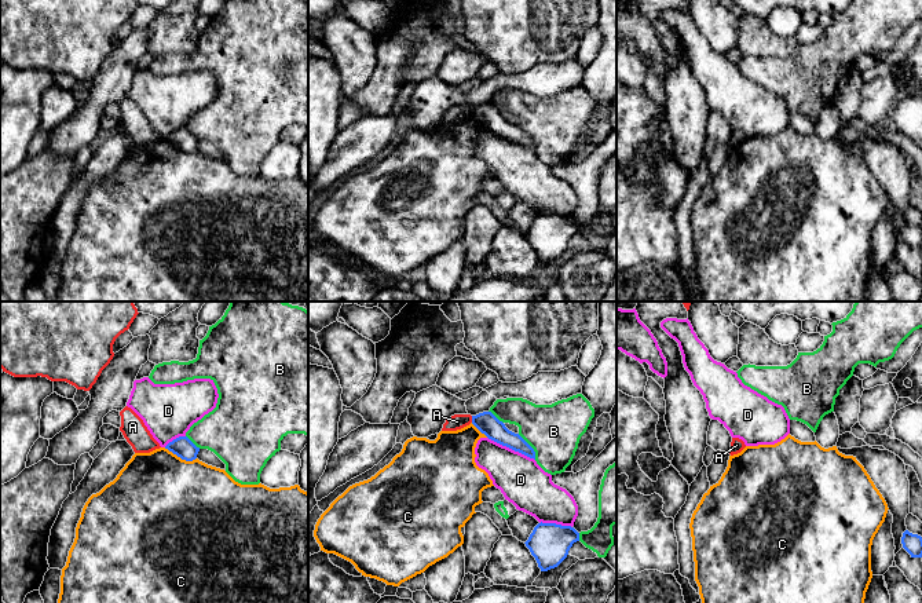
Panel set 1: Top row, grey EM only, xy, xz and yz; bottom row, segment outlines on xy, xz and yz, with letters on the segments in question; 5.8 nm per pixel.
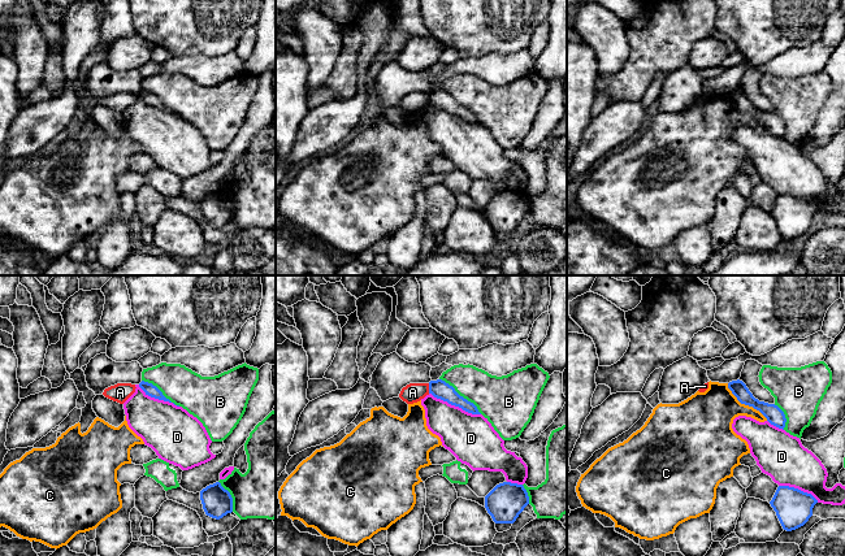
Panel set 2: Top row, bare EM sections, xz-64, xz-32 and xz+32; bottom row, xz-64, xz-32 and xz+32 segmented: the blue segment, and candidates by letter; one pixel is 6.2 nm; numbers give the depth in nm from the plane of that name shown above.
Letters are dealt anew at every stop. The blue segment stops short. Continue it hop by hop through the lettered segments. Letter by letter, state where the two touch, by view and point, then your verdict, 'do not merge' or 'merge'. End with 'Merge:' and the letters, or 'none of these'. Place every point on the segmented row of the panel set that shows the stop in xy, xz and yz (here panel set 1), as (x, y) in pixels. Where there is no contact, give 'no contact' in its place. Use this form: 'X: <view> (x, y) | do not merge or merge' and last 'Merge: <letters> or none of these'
A: xz (472, 419) | do not merge
B: xz (530, 446) | do not merge
C: xy (180, 457) | do not merge
D: xz (511, 448) | do not merge
Merge: none of these

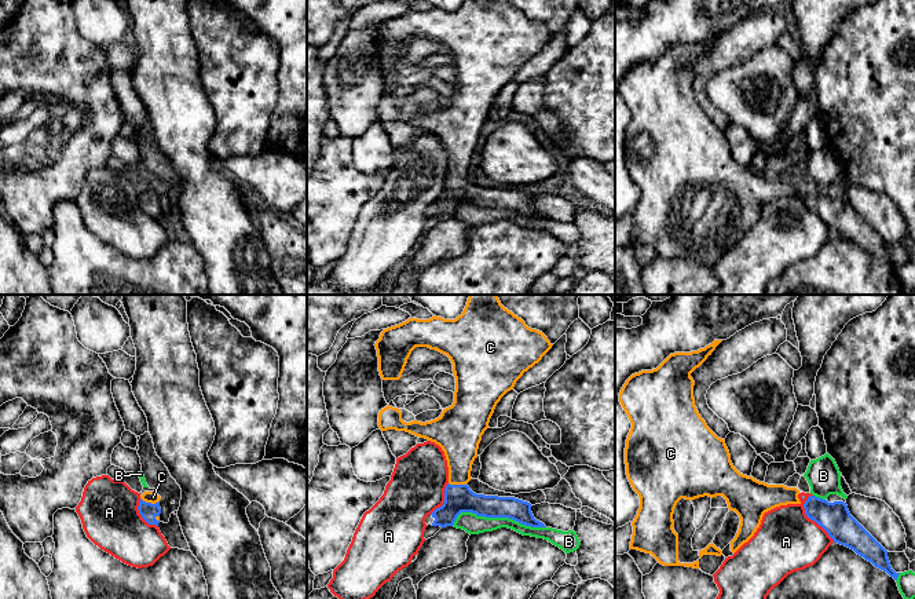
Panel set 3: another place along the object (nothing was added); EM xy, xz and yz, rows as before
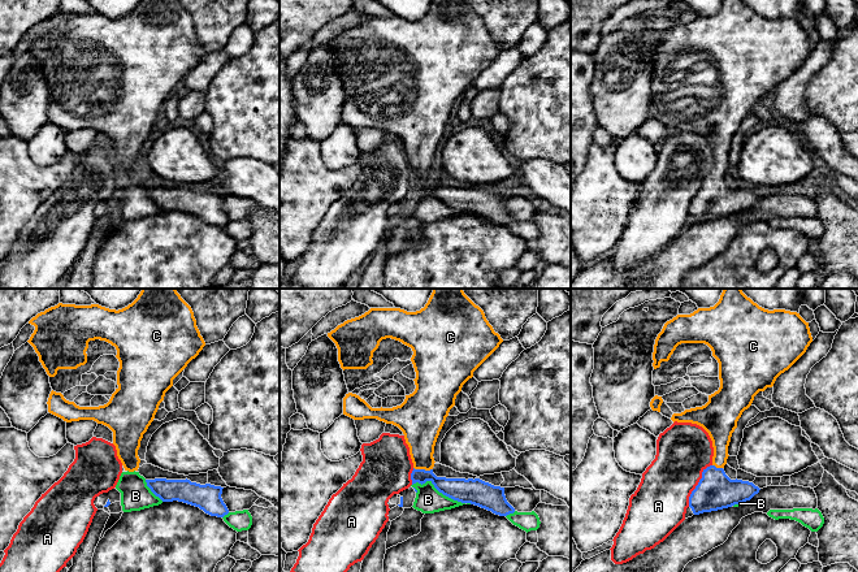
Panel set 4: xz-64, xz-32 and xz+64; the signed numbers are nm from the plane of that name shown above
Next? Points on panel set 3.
A: yz (812, 519) | do not merge
B: xz (497, 517) | do not merge
C: xy (150, 503) | merge
Merge: C

